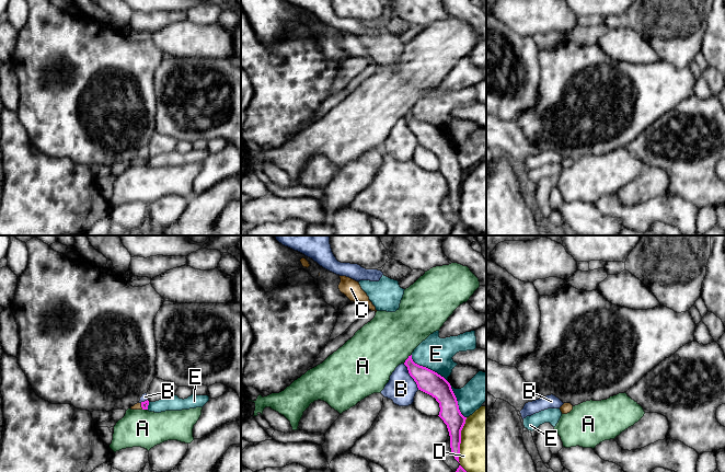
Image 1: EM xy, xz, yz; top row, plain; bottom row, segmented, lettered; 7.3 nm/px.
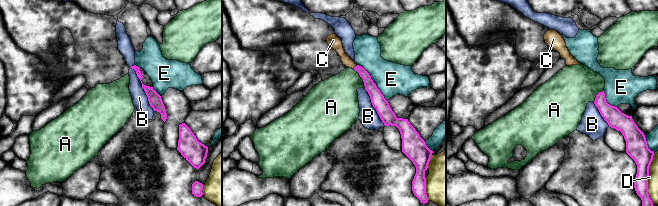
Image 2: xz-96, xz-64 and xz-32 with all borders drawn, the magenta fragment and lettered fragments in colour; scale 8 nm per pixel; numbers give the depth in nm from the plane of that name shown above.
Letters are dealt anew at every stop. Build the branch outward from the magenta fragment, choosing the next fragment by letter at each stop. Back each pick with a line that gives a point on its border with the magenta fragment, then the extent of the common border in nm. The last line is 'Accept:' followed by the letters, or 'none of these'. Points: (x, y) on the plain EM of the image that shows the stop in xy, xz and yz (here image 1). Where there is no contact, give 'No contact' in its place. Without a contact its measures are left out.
C: Touches magenta at xy (141, 161). Shared border 50 nm
Accept: C

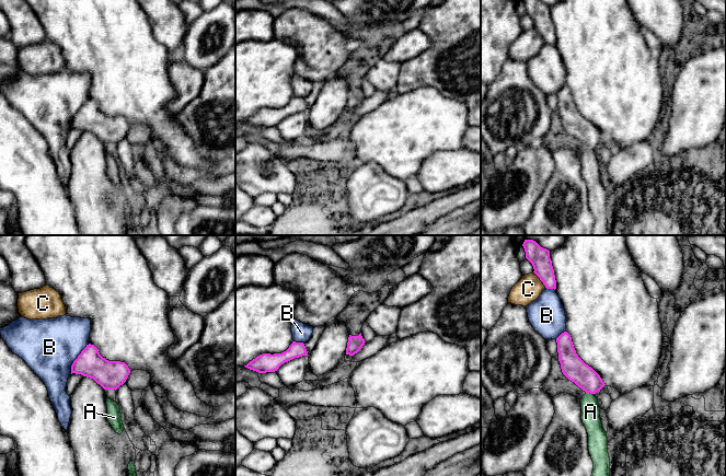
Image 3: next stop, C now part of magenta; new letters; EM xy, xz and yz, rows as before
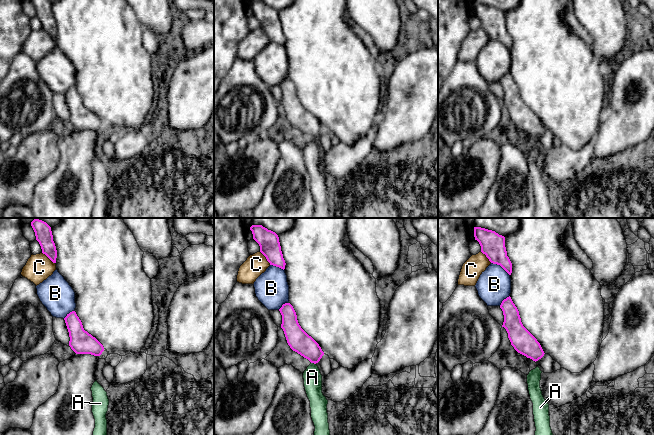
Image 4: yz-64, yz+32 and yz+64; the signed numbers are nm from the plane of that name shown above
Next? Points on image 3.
A: Touches magenta at yz (590, 148). Shared border 70 nm
Accept: A

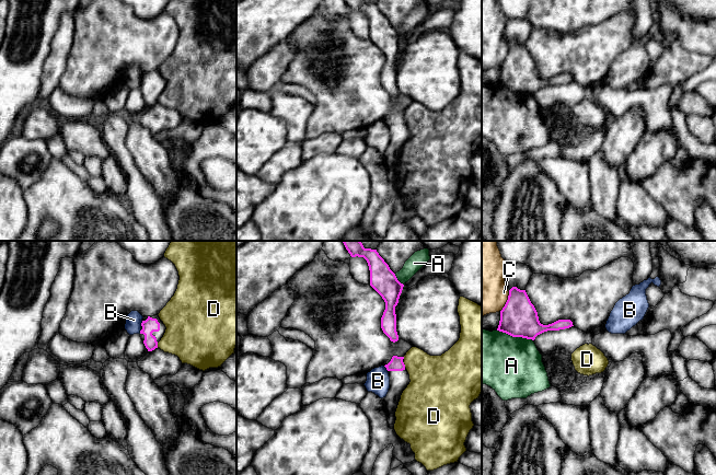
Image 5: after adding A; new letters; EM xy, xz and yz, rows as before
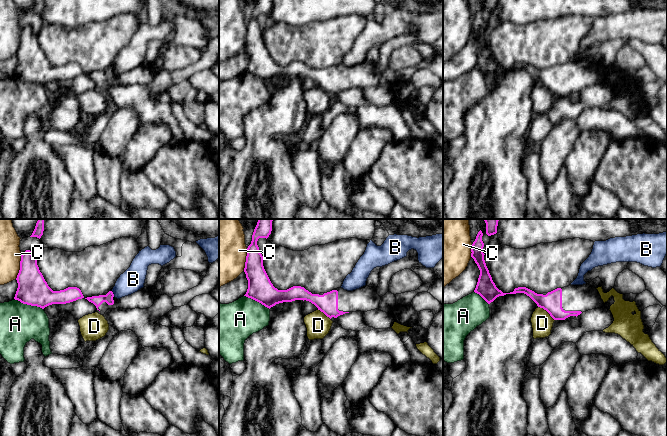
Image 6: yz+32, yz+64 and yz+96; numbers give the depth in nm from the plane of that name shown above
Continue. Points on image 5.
Accept: none of these

